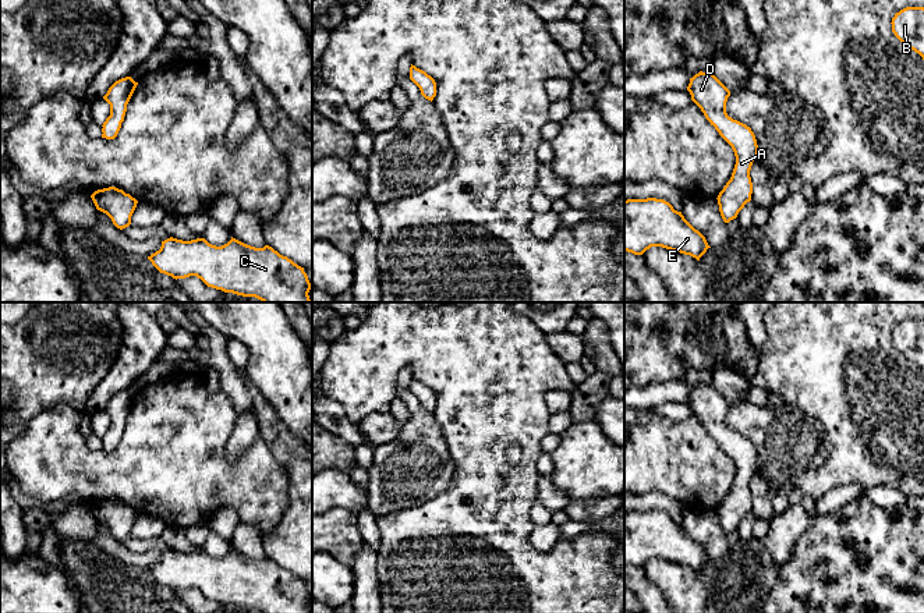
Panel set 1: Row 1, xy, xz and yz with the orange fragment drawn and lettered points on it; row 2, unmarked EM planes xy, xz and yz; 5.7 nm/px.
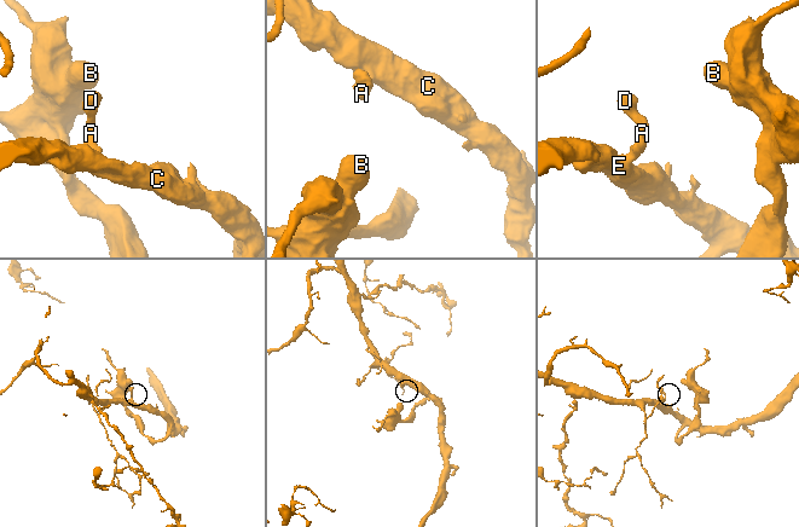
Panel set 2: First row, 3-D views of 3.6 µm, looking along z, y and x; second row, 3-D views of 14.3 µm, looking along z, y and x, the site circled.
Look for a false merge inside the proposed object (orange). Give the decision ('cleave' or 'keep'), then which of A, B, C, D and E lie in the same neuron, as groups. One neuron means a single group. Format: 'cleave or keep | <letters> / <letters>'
keep | A B C D E

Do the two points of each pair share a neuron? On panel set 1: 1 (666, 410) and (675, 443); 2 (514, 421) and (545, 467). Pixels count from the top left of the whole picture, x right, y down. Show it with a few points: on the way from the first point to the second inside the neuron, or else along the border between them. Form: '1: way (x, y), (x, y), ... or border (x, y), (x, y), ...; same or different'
1: border (651, 408), (678, 421), (684, 421), (691, 414); different
2: border (542, 453), (538, 460), (540, 477); different

